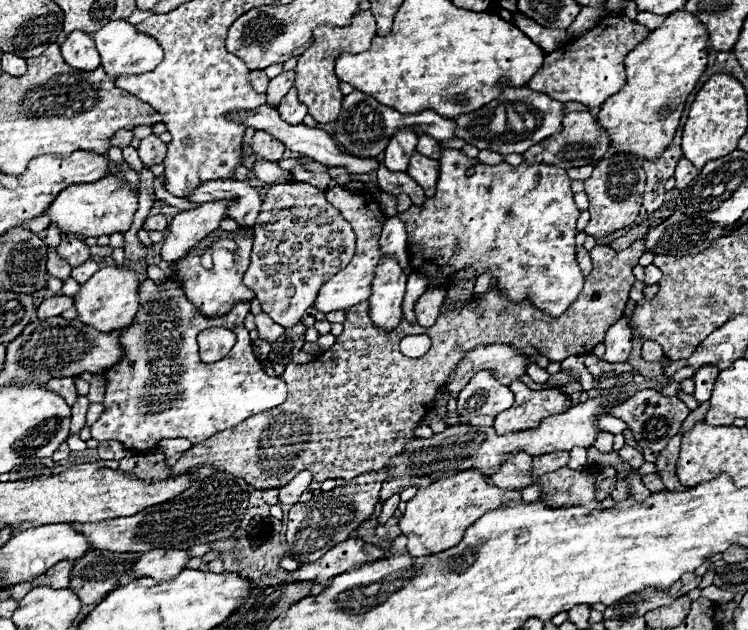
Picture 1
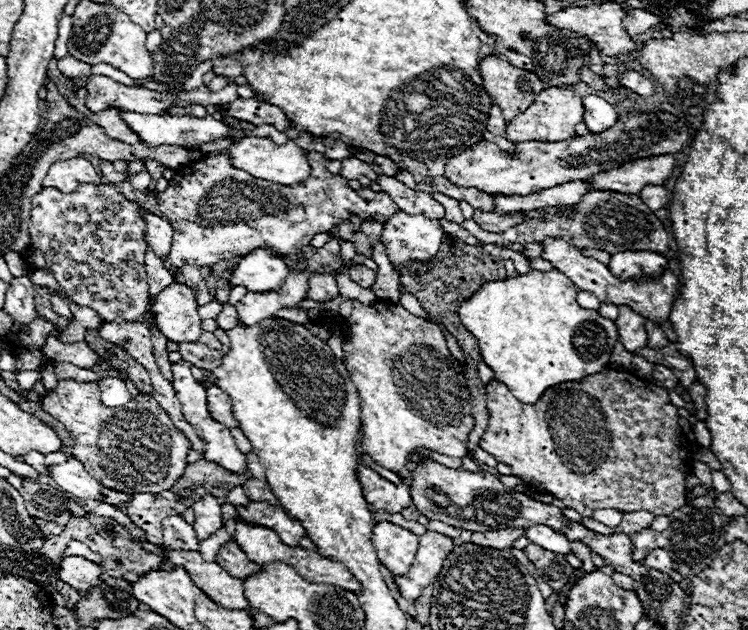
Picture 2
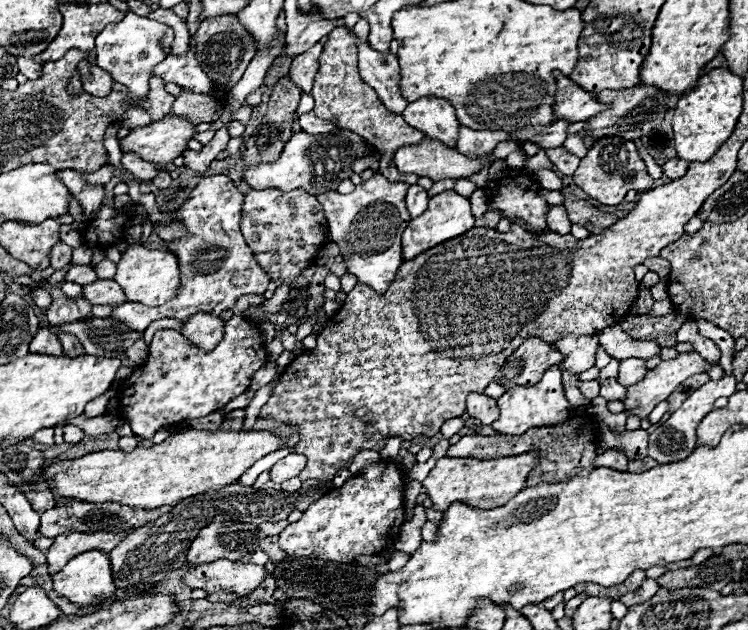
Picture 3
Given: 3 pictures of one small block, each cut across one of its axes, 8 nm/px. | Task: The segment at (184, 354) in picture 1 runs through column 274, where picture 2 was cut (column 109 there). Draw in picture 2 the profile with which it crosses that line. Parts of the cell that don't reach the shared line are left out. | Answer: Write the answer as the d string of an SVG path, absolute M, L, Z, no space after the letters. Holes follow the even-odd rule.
M102 378L100 396L102 396L102 402L110 408L124 406L126 402L130 402L130 392L128 392L124 380L120 380L120 378Z

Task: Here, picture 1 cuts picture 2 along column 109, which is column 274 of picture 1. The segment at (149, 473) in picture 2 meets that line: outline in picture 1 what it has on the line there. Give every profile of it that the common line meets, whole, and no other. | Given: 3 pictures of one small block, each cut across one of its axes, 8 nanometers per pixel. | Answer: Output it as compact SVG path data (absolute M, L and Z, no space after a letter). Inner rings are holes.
M636 240L620 252L596 244L590 250L594 268L586 276L582 292L558 318L548 316L528 300L514 304L498 286L492 286L478 300L466 300L456 310L446 308L438 314L434 326L422 330L432 338L432 346L416 360L400 354L398 344L404 336L418 334L418 326L402 318L392 332L386 332L372 324L370 304L360 302L346 310L344 330L330 350L312 362L290 362L286 366L280 378L286 382L288 398L280 406L254 414L194 444L172 466L170 476L186 474L188 468L206 464L244 478L256 490L268 490L284 486L300 470L310 470L310 490L316 490L328 478L350 482L368 470L380 470L404 450L404 442L416 438L414 430L428 414L436 390L446 386L452 370L476 346L490 342L512 342L520 348L532 346L550 362L590 354L604 340L606 330L622 318L628 292L636 282L632 268L644 250L644 240Z

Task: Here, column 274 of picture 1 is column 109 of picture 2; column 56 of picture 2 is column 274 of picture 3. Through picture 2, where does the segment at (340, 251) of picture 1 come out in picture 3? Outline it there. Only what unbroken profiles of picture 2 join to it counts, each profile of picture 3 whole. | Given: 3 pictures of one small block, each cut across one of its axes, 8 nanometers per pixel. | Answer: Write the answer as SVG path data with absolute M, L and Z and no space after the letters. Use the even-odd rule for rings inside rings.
M268 188L250 190L242 204L242 234L256 254L256 260L260 266L264 266L264 272L270 276L270 280L276 280L278 286L296 286L296 278L302 274L302 270L312 266L310 260L314 260L318 248L328 242L328 222L320 202L316 196L302 190L280 192Z

